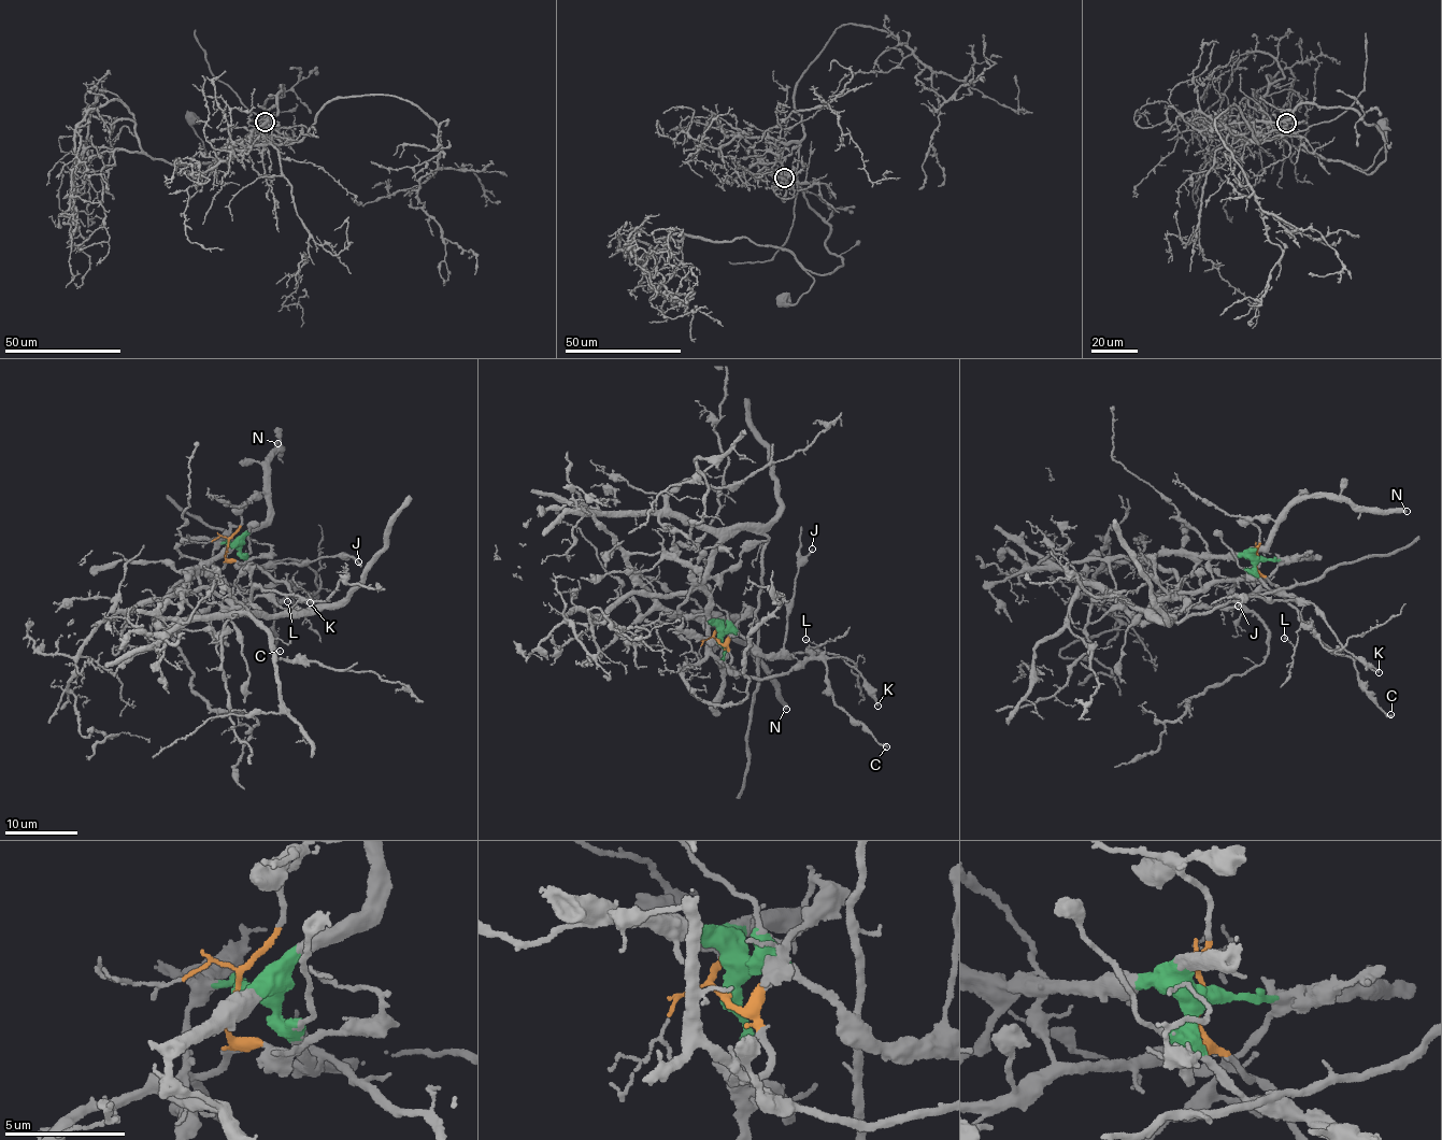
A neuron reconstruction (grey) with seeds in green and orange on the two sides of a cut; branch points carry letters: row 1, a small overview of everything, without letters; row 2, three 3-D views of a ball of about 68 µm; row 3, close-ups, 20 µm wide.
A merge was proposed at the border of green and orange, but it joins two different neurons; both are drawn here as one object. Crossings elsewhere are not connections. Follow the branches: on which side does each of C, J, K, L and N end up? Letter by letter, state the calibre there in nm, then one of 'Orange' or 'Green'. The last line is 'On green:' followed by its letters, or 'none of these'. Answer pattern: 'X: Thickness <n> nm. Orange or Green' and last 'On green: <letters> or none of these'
C: Thickness 200 nm. Orange
J: Thickness 150 nm. Green
K: Thickness 160 nm. Green
L: Thickness 120 nm. Orange
N: Thickness 440 nm. Green
On green: J, K, N

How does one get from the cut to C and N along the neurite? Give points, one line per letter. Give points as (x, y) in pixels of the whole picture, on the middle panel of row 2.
C: (715, 639), (730, 659), (728, 667), (752, 677), (771, 678), (809, 659), (819, 659), (834, 703), (886, 746)
N: (717, 639), (723, 624), (737, 616), (725, 618), (731, 631), (751, 649), (787, 709)

